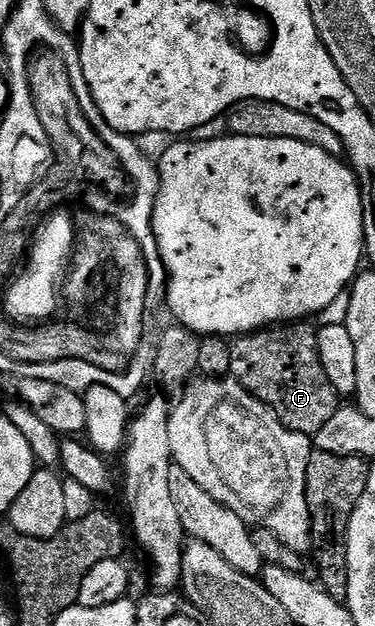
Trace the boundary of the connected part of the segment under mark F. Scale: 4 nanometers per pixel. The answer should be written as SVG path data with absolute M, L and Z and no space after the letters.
M308 320L277 324L231 339L230 375L278 416L286 428L314 436L334 416L338 395L318 356L317 327Z

